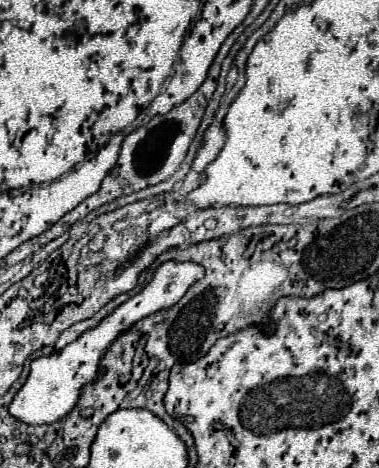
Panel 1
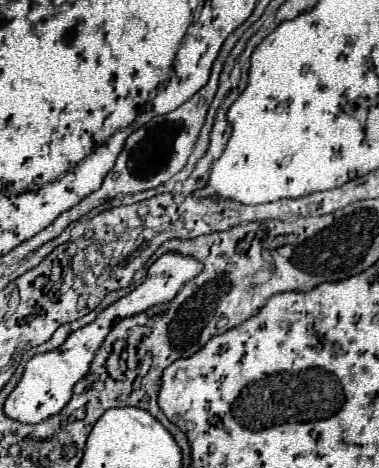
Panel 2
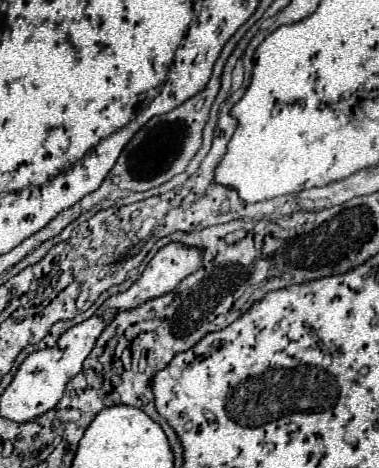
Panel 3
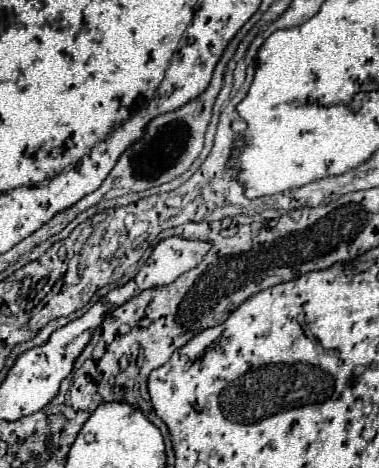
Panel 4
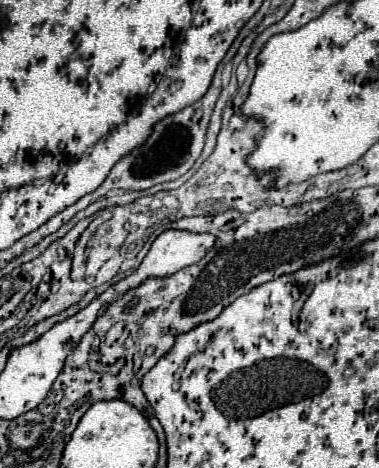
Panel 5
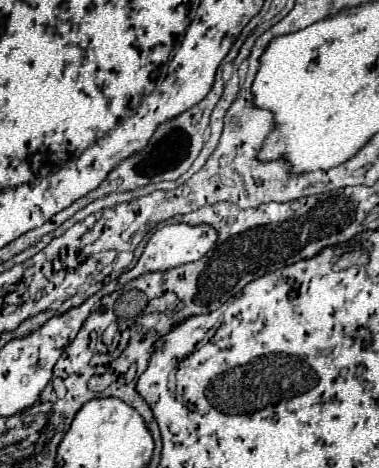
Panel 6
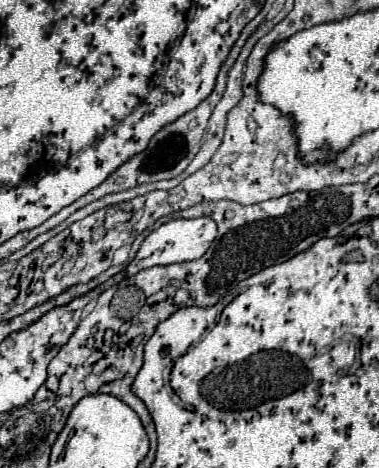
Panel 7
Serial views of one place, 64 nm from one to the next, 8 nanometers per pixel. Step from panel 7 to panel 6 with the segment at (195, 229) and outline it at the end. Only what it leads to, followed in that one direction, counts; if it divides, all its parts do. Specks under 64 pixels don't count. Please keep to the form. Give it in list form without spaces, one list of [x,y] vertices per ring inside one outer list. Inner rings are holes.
[[[180,222],[180,224],[170,224],[170,226],[162,226],[160,230],[156,230],[142,256],[138,258],[136,266],[128,272],[124,272],[120,278],[118,278],[118,286],[134,280],[136,276],[144,274],[144,272],[154,272],[154,270],[168,270],[168,268],[174,268],[174,266],[180,266],[180,264],[188,264],[188,262],[196,262],[200,260],[216,242],[218,234],[212,226],[208,224],[186,224],[186,222]]]

